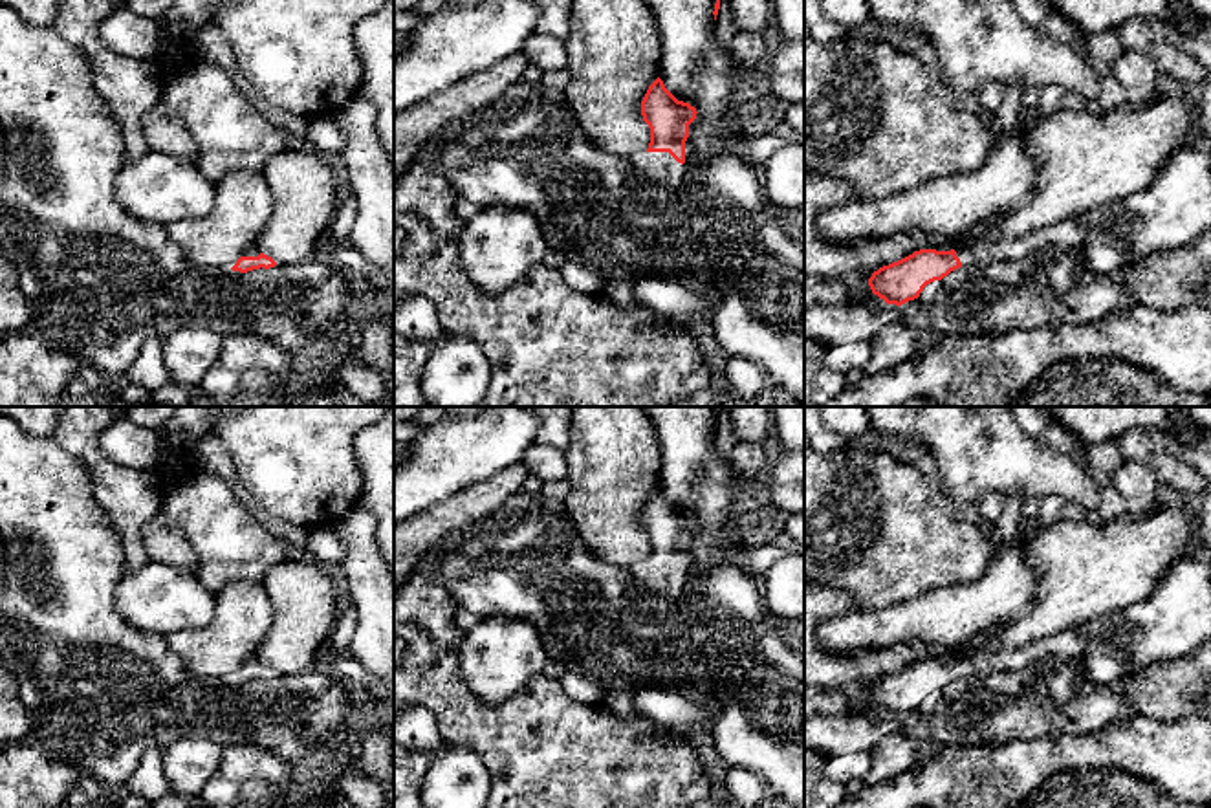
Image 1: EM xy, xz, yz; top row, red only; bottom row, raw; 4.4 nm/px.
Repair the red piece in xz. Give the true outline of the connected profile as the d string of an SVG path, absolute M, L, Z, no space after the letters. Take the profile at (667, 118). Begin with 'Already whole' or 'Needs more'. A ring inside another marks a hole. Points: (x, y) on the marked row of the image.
Needs more. M660 77L649 86L641 101L641 115L650 128L650 143L647 152L632 161L636 180L628 189L639 209L652 209L652 202L643 194L643 181L665 192L674 191L685 163L689 125L696 114L696 108L678 101Z

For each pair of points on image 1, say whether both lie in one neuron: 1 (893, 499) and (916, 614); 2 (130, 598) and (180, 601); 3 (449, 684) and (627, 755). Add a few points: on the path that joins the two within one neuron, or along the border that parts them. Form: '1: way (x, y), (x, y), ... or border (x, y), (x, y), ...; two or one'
1: border (953, 583), (931, 587), (926, 592), (872, 611); two
2: way (143, 598), (167, 600); one
3: way (491, 730), (539, 746), (548, 755), (581, 755); one

